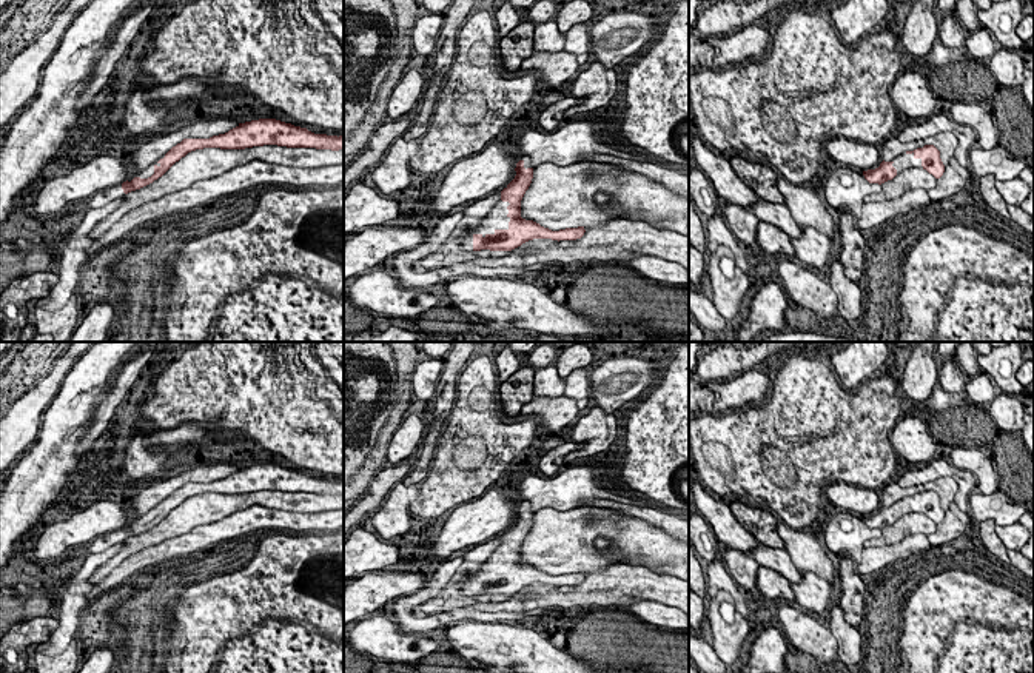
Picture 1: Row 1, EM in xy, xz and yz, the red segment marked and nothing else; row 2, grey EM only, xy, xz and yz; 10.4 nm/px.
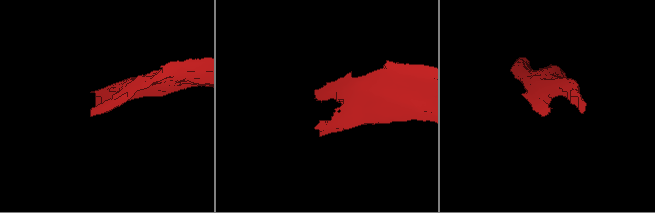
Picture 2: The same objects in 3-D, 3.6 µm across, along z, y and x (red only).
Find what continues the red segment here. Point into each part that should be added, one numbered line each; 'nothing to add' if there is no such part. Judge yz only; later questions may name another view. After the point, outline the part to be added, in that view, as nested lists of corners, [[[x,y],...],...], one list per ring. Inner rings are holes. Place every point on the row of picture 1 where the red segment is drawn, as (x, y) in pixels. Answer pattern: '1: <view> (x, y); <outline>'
1: yz (905, 160); [[[903,152],[898,157],[895,157],[892,162],[894,162],[892,166],[897,169],[897,174],[909,168],[923,168],[922,159],[915,159],[914,152],[912,154]]]

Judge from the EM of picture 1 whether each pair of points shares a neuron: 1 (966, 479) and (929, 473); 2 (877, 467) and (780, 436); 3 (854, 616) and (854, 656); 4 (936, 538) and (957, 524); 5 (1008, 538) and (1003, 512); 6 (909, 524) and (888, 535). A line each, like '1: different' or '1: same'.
1: same
2: same
3: different
4: same
5: different
6: same

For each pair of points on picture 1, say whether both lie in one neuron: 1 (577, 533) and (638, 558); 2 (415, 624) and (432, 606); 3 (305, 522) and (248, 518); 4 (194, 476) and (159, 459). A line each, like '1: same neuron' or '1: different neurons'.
1: same neuron
2: different neurons
3: same neuron
4: different neurons

